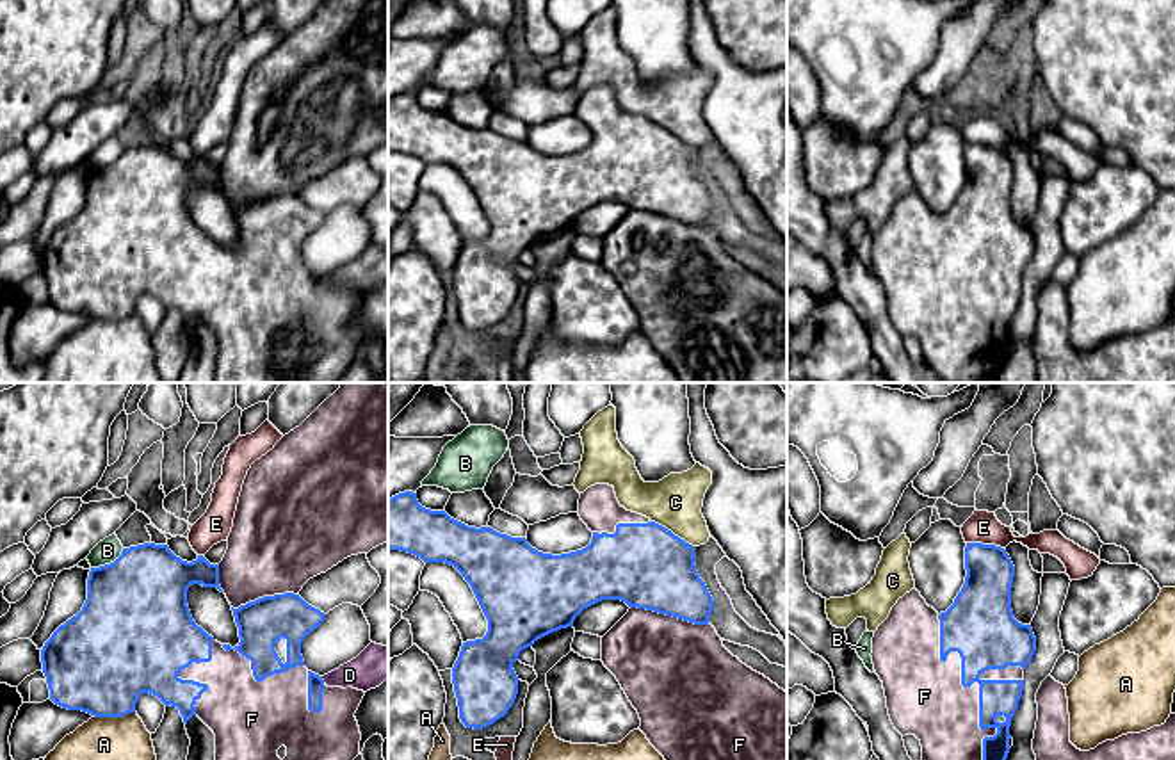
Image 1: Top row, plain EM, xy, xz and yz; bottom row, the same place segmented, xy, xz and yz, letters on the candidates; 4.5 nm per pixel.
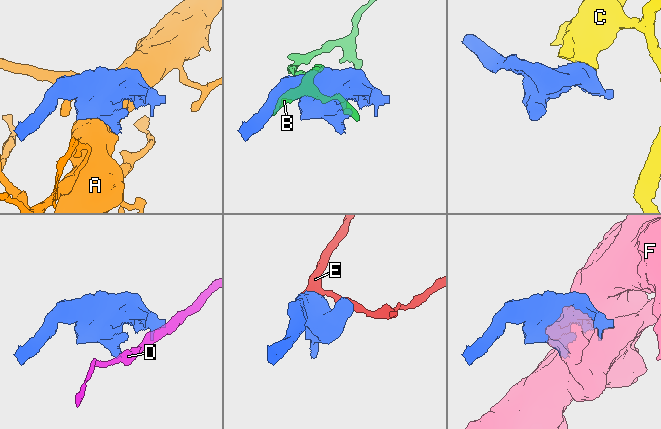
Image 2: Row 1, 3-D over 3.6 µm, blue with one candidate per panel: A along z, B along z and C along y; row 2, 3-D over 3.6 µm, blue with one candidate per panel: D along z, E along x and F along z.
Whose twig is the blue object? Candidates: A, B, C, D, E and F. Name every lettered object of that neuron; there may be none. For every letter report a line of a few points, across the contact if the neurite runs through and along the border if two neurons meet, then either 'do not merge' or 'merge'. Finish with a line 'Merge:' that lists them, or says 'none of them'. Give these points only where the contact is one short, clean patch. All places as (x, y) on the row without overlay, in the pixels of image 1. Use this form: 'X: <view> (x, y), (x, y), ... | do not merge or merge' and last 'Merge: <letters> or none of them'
A: do not merge
B: do not merge
C: do not merge
D: do not merge
E: do not merge
F: merge
Merge: F

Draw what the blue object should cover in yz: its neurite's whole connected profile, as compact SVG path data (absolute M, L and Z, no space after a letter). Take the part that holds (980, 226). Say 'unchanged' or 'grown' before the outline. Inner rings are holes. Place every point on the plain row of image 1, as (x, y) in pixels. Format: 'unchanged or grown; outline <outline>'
grown; outline M967 144L965 171L965 185L945 214L938 215L912 190L872 239L871 258L883 283L890 322L903 338L920 342L922 363L938 383L977 383L1001 372L1024 292L1024 271L1036 253L1031 226L1013 219L1015 167L1006 151Z

